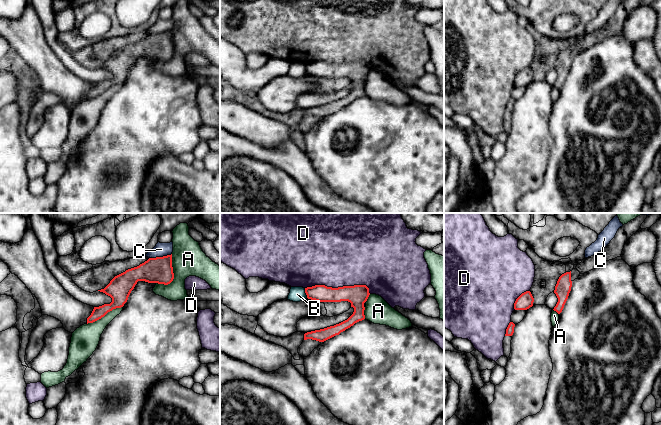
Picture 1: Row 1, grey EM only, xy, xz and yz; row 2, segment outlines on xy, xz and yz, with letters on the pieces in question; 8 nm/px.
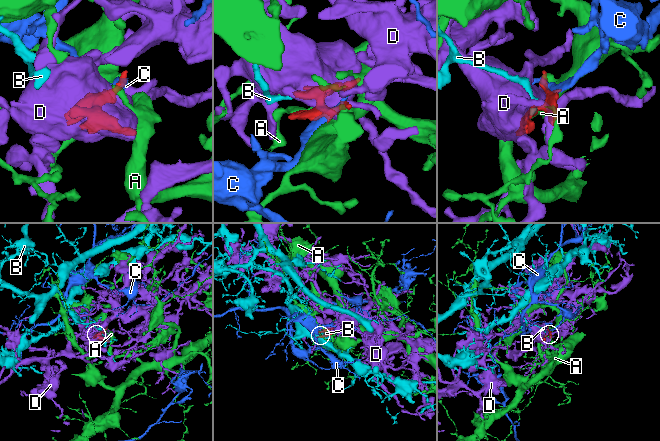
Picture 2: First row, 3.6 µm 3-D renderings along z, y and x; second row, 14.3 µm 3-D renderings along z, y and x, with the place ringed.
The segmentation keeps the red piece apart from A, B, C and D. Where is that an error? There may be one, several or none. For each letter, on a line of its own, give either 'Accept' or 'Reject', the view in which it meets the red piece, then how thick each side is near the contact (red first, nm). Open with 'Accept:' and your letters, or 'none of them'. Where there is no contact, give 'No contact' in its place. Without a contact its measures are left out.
Accept: none of them
A: Reject. Touches red in xy. Thickness 220 nm (red) against 260 nm
B: Reject. Touches red in xz. Thickness 140 nm (red) against 120 nm
C: Reject. Touches red in xy. Thickness 220 nm (red) against 110 nm
D: Reject. Touches red in xz. Thickness 170 nm (red) against 500 nm

